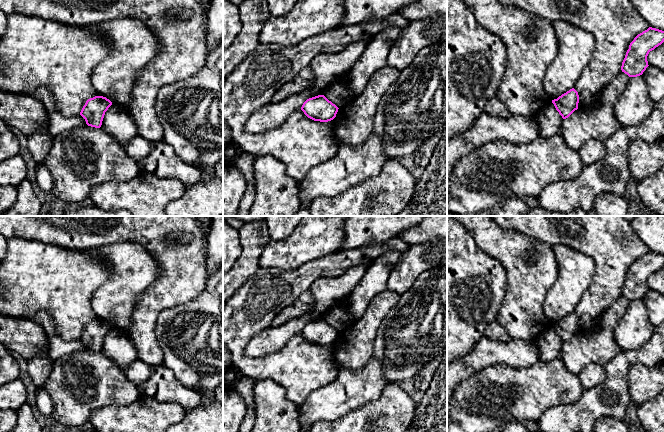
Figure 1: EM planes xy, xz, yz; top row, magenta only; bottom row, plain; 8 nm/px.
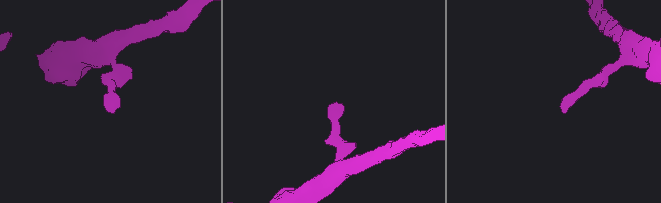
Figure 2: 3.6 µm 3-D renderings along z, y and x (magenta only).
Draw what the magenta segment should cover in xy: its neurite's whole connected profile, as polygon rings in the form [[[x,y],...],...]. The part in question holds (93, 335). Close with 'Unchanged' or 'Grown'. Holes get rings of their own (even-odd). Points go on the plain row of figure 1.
[[[95,320],[86,325],[80,339],[85,343],[88,350],[100,352],[105,336],[111,329],[112,326],[106,321]]]. Unchanged

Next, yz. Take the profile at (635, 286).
[[[649,251],[638,258],[630,267],[622,286],[621,294],[629,301],[637,301],[643,298],[649,290],[647,280],[650,275],[664,266],[664,255]]]. Unchanged

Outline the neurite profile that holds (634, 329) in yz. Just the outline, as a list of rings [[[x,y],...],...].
[[[643,298],[630,301],[624,316],[614,328],[614,339],[622,352],[638,350],[649,341],[654,327]]]

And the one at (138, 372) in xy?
[[[136,359],[127,367],[123,368],[126,377],[136,385],[146,382],[153,372],[153,366],[150,366],[140,359]]]

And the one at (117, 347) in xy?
[[[112,328],[105,336],[100,352],[122,369],[137,359],[134,344],[124,332],[115,328]]]

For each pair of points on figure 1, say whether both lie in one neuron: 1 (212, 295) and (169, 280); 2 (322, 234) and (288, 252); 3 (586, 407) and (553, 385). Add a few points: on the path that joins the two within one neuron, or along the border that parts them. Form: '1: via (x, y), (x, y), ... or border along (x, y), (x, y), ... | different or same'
1: border along (208, 275), (205, 288), (195, 298), (182, 304) | different
2: via (314, 237), (296, 250) | same
3: border along (584, 389), (575, 402), (553, 406) | different

